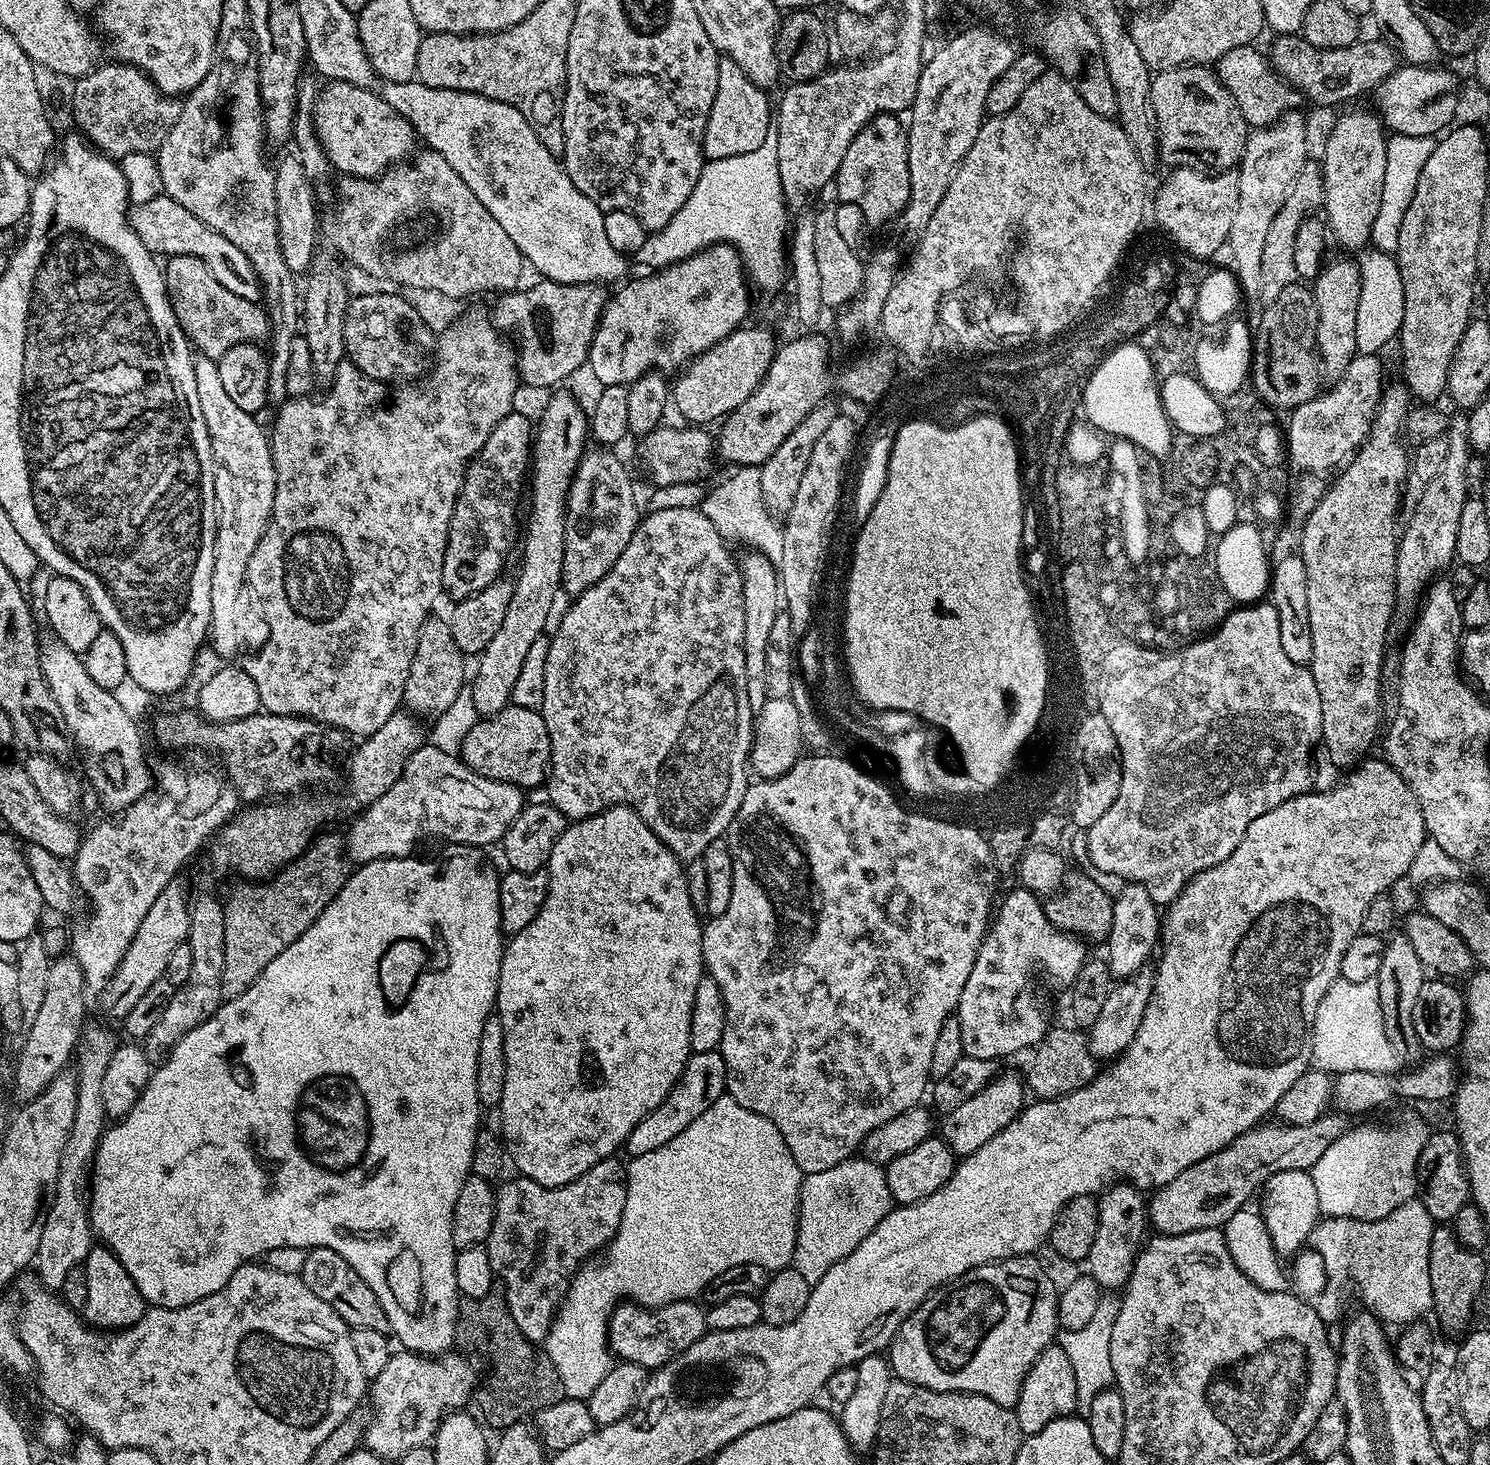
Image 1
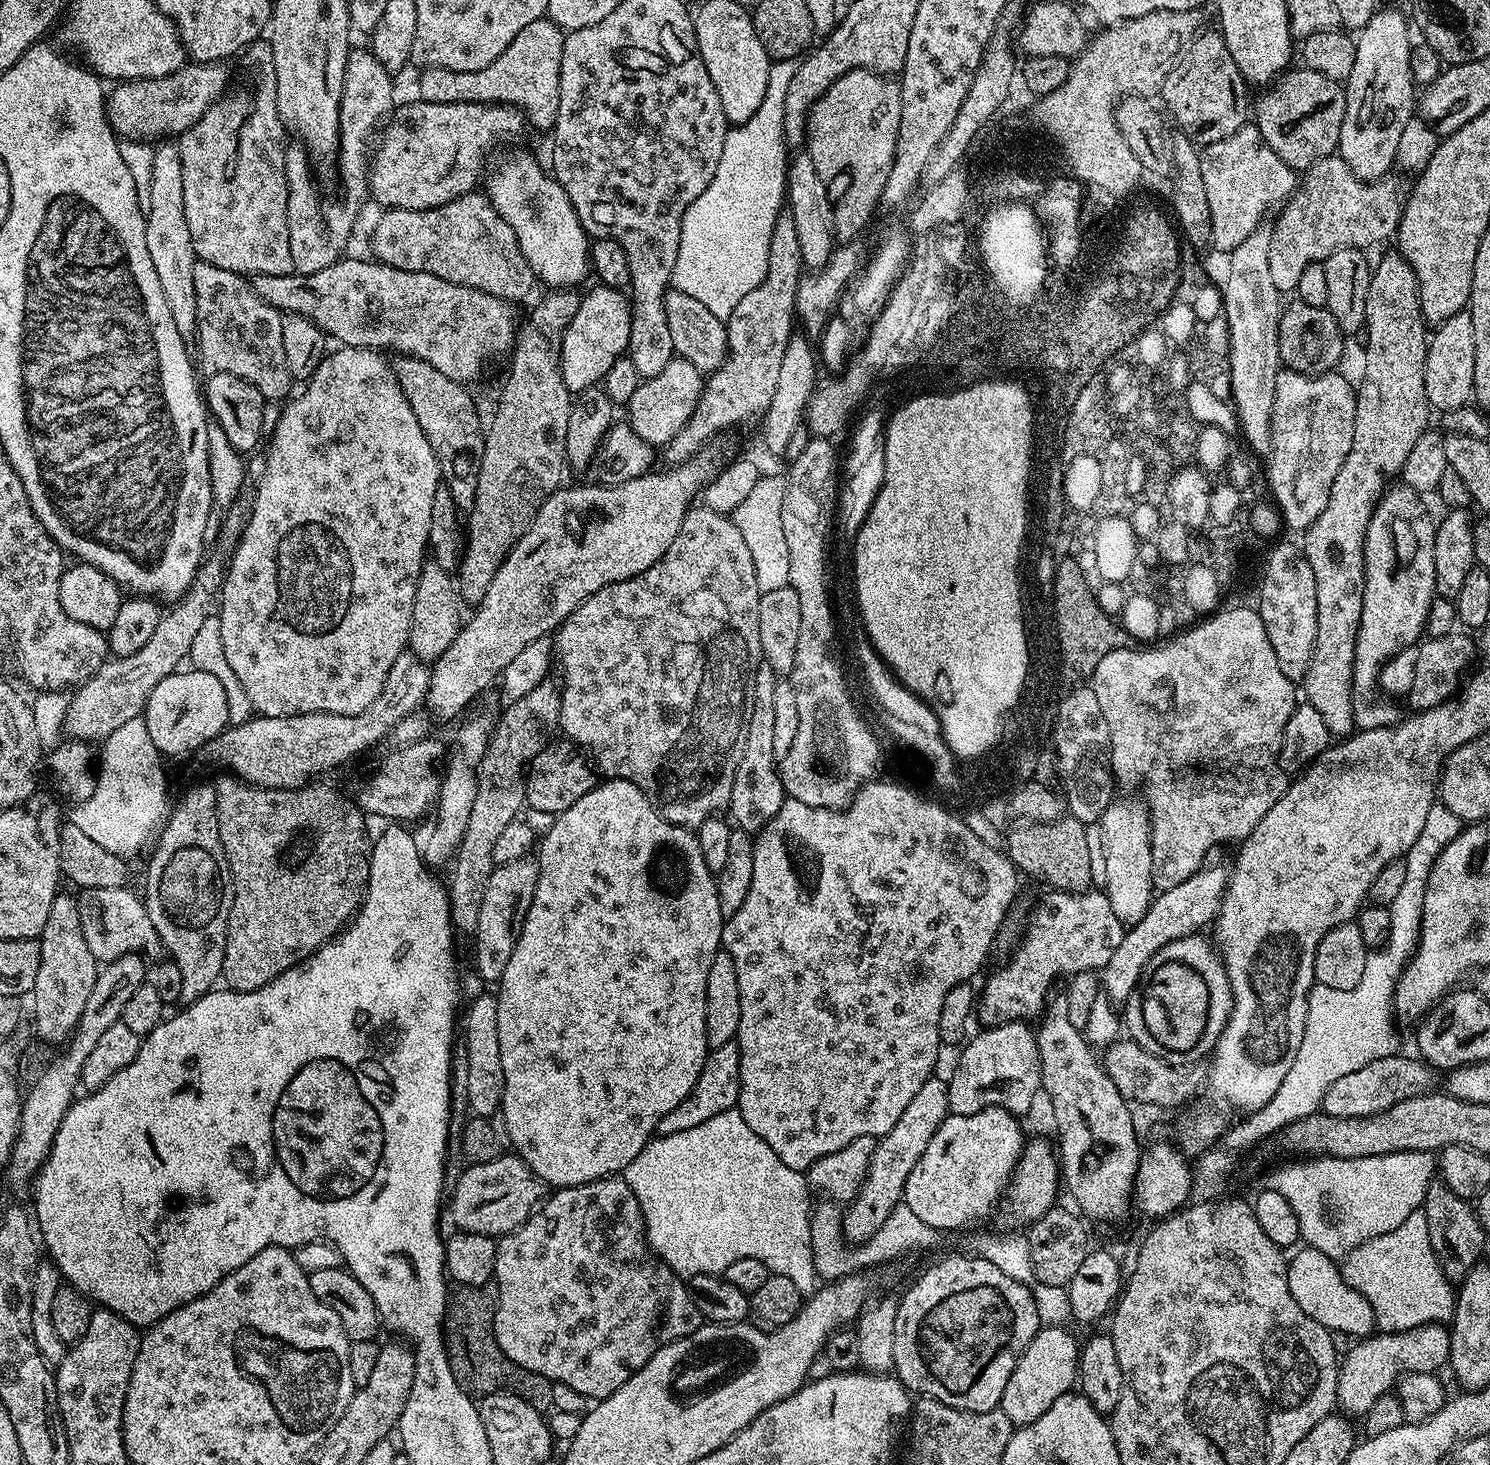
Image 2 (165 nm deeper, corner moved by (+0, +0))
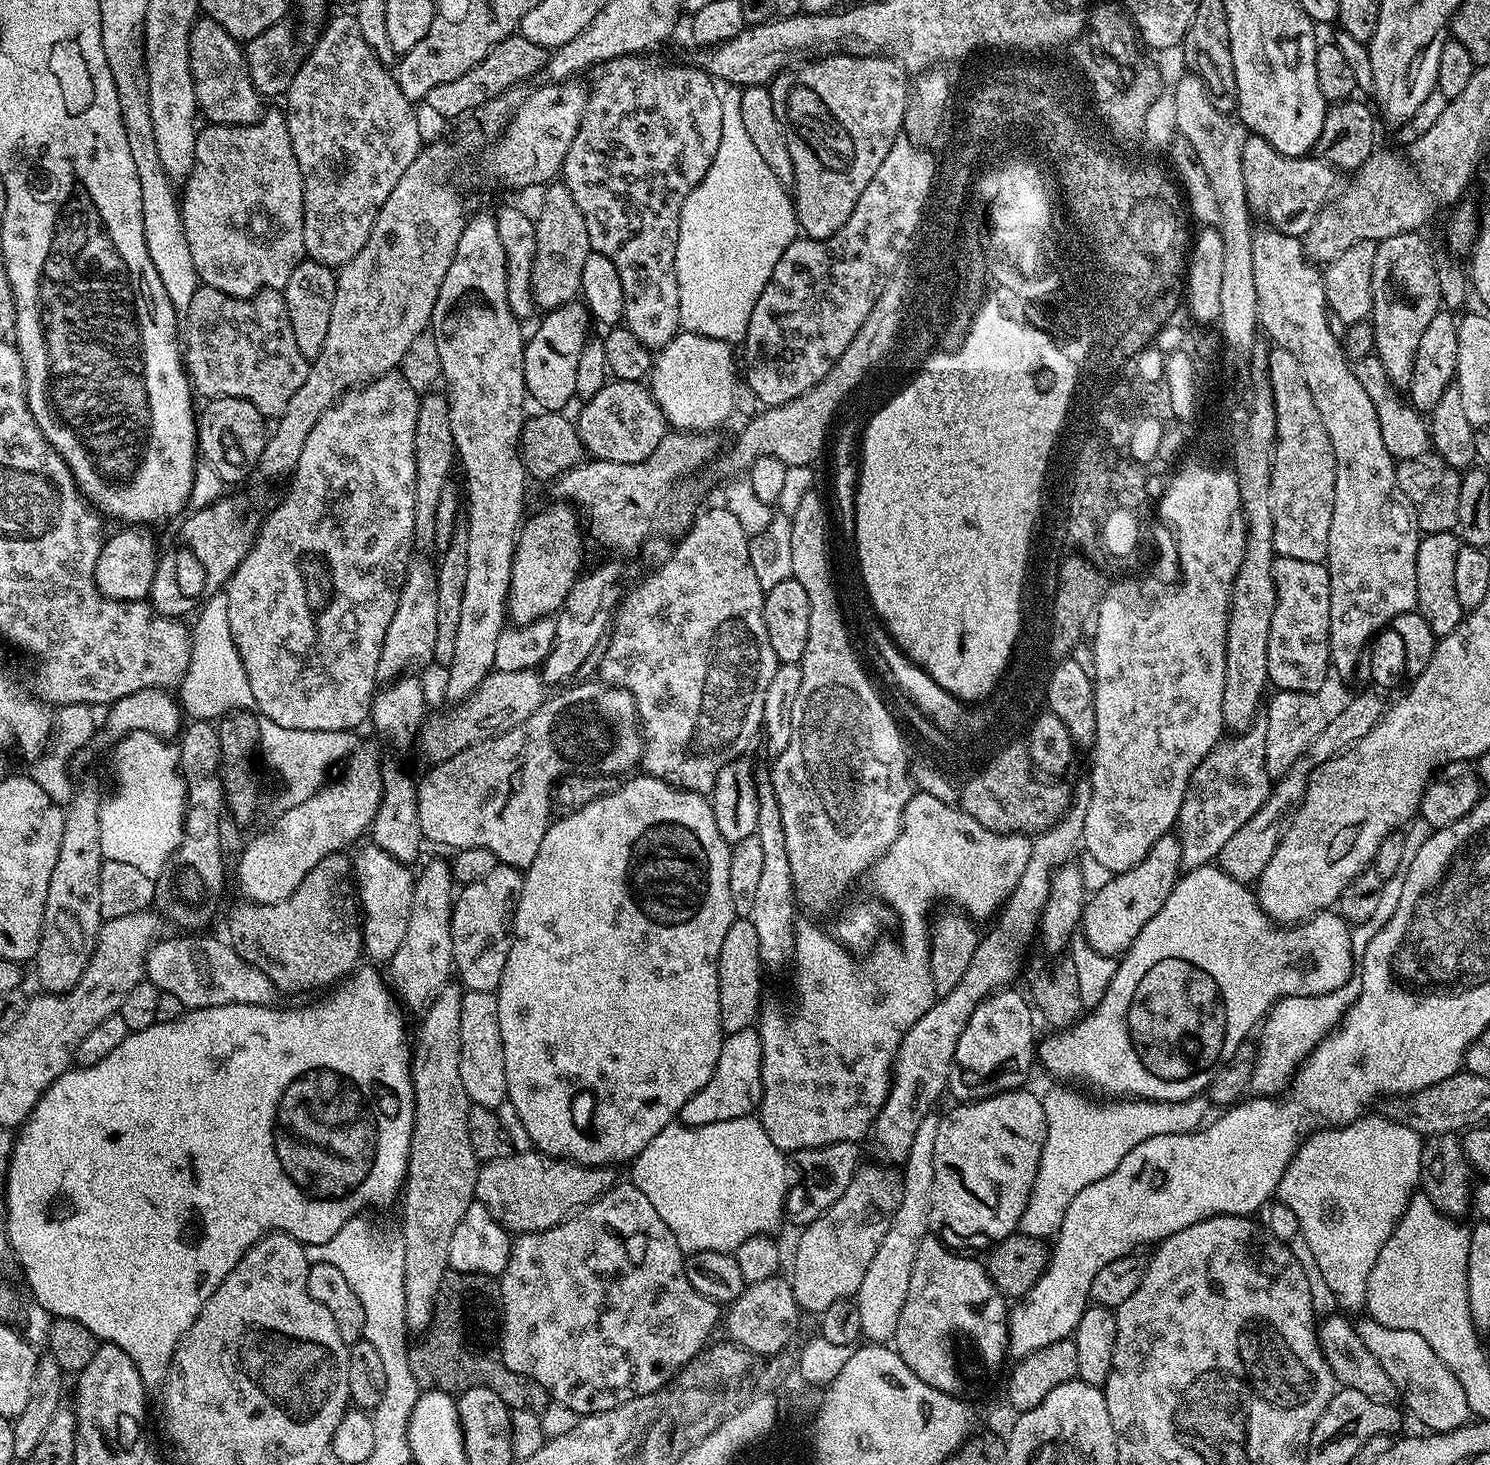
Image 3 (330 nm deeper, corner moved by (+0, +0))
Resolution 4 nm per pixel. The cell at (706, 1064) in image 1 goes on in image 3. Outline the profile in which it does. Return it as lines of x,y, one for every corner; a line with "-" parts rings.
755,1027
725,1035
718,1054
718,1066
710,1074
710,1082
698,1090
682,1106
678,1120
687,1128
710,1126
710,1122
730,1122
734,1118
751,1116
759,1109
762,1098
762,1038

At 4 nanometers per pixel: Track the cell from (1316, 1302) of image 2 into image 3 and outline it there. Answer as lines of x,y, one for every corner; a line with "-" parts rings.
1357,1319
1354,1324
1358,1338
1366,1342
1366,1350
1370,1350
1370,1354
1374,1354
1378,1362
1382,1362
1382,1370
1390,1374
1399,1399
1401,1401
1404,1399
1403,1407
1405,1409
1408,1407
1425,1424
1428,1432
1453,1432
1458,1426
1469,1423
1470,1413
1466,1402
1466,1390
1462,1390
1462,1382
1458,1382
1458,1378
1450,1374
1450,1366
1446,1366
1446,1362
1442,1362
1442,1358
1438,1358
1438,1354
1430,1350
1430,1342
1426,1342
1422,1334
1414,1334
1414,1330
1394,1330
1390,1326
1382,1326
1377,1320
1363,1319
1360,1321

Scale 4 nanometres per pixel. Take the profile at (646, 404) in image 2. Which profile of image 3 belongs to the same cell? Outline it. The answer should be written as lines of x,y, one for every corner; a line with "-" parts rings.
617,380
583,401
584,409
575,426
580,432
585,453
589,457
610,462
642,462
654,454
658,442
670,425
651,391
638,380

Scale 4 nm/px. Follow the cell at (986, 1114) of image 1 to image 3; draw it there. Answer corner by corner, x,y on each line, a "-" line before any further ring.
1009,986
999,992
993,992
977,1006
974,1010
974,1014
970,1014
970,1022
966,1022
966,1030
962,1030
962,1038
958,1038
958,1046
954,1050
954,1062
952,1063
952,1069
950,1070
950,1078
948,1079
948,1092
951,1095
956,1095
955,1098
960,1102
971,1102
973,1100
985,1100
987,1096
997,1096
1000,1092
1015,1092
1025,1087
1024,1079
1028,1076
1028,1071
1031,1070
1032,1064
1034,1068
1034,1053
1038,1048
1038,1035
1032,1029
1032,1012
1034,1016
1034,1008
1028,1000
1020,992
1015,992
1015,987

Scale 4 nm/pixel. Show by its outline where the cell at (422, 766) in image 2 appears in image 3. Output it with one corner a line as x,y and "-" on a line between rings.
595,682
596,684
576,684
573,683
571,686
573,688
565,687
563,690
565,692
560,692
557,696
549,695
547,699
545,699
544,705
538,710
534,710
534,714
530,714
530,718
526,718
526,722
522,722
511,728
510,730
501,733
500,736
494,736
490,740
483,740
482,742
478,742
477,744
472,744
466,750
462,750
458,754
454,754
450,757
449,760
443,760
440,764
432,764
429,767
429,772
425,774
424,777
419,777
417,786
416,786
416,801
418,802
418,826
420,827
420,835
423,837
425,841
428,840
432,844
445,844
446,847
452,848
451,850
459,850
462,848
481,848
482,850
490,850
497,858
497,861
501,864
508,864
511,868
518,868
521,870
526,870
530,866
530,862
534,862
534,854
538,854
538,846
542,846
542,838
548,832
548,826
550,821
554,816
554,805
552,802
552,790
556,787
557,782
559,782
564,776
573,776
576,772
582,772
585,774
591,774
594,776
606,776
609,778
617,778
616,776
623,777
625,774
631,773
633,769
639,765
640,755
644,753
644,738
642,735
642,725
640,723
640,716
636,712
636,703
634,702
634,698
631,696
625,688
615,688
613,684
605,684
603,682

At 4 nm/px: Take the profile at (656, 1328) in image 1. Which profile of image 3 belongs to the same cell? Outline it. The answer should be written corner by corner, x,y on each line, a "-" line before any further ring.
631,1182
617,1183
610,1191
602,1193
598,1199
592,1200
585,1208
572,1213
567,1220
548,1228
544,1232
522,1232
512,1241
510,1262
506,1262
506,1270
500,1277
500,1304
502,1305
502,1339
499,1341
500,1354
506,1366
518,1374
526,1374
526,1378
534,1378
541,1386
546,1386
549,1397
562,1406
570,1406
577,1417
598,1414
602,1410
614,1410
622,1406
622,1402
630,1402
636,1396
650,1396
659,1393
672,1378
678,1376
689,1361
713,1339
712,1331
716,1323
721,1323
722,1308
710,1298
702,1298
694,1286
686,1279
684,1273
684,1257
686,1253
678,1246
670,1226
658,1218
658,1210
642,1190
638,1190

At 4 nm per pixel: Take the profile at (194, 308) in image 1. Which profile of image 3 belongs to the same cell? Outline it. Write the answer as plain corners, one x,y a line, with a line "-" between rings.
197,287
188,311
182,316
182,359
188,383
197,397
204,396
205,401
214,398
242,398
266,418
279,418
286,406
290,406
294,390
306,382
310,363
302,350
298,350
283,291
275,288
264,288
250,298
238,298
222,294
222,290

